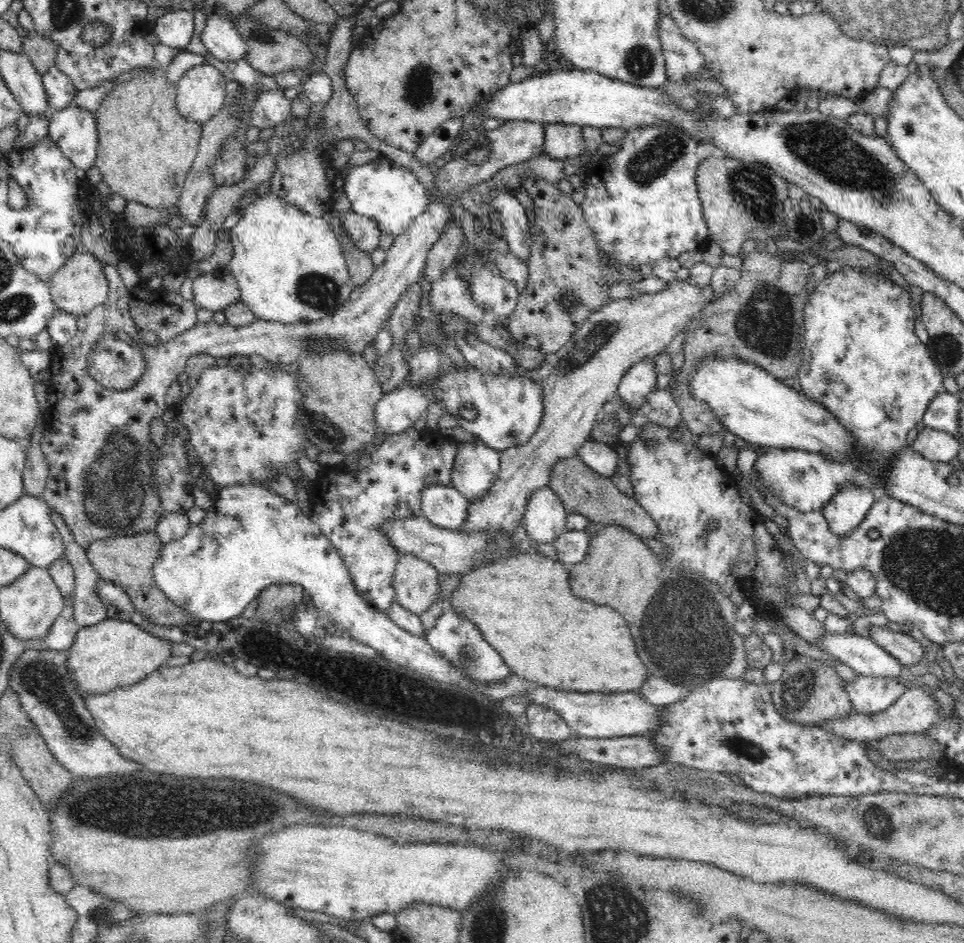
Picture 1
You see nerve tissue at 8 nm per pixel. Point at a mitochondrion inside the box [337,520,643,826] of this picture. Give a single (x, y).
(467, 654)

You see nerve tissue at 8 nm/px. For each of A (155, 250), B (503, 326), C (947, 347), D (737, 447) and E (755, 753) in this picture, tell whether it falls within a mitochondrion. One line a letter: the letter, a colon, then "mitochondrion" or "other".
A: other
B: other
C: mitochondrion
D: other
E: mitochondrion

